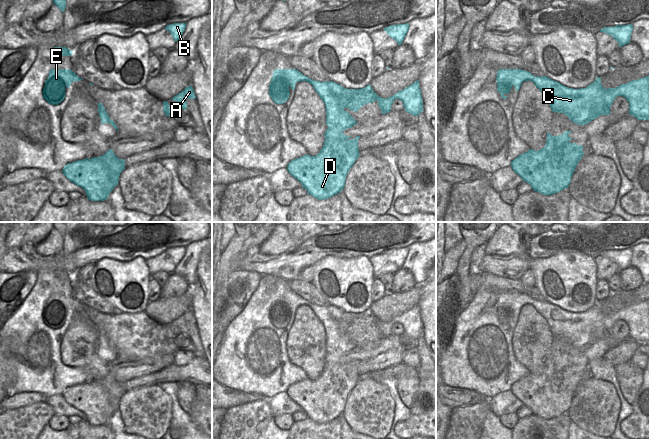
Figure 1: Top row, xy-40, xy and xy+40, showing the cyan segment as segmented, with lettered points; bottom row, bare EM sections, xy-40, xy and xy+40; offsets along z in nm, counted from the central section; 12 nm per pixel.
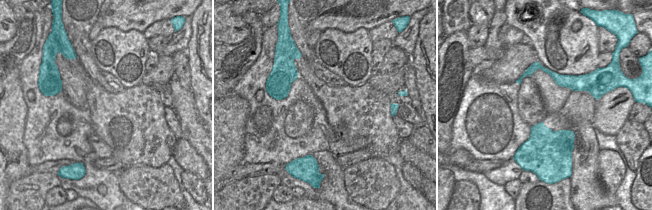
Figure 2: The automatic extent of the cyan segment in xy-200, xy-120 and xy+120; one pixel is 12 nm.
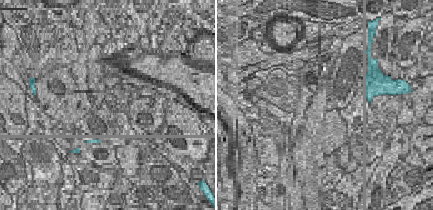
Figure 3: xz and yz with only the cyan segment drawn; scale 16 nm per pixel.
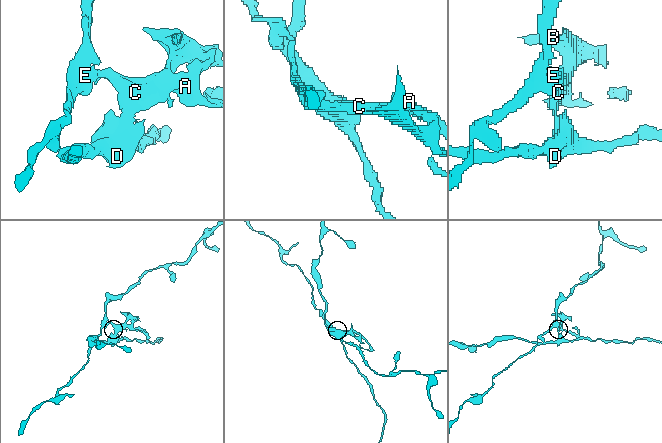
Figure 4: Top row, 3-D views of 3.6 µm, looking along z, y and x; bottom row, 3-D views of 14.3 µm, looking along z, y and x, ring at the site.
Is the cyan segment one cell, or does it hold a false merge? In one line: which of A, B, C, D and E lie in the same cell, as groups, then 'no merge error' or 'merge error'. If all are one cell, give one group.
A B C E / D; merge error

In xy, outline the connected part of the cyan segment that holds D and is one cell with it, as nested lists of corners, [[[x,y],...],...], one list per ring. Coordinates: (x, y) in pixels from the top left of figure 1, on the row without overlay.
[[[333,352],[326,353],[324,361],[324,369],[316,380],[304,379],[287,389],[290,399],[302,408],[308,418],[318,424],[328,423],[343,414],[346,400],[360,379],[358,373],[360,360],[349,364],[348,362],[352,360],[346,360],[337,352]]]

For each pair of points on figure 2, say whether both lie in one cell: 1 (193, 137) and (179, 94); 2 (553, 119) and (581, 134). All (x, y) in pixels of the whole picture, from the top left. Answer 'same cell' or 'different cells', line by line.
1: same cell
2: different cells

